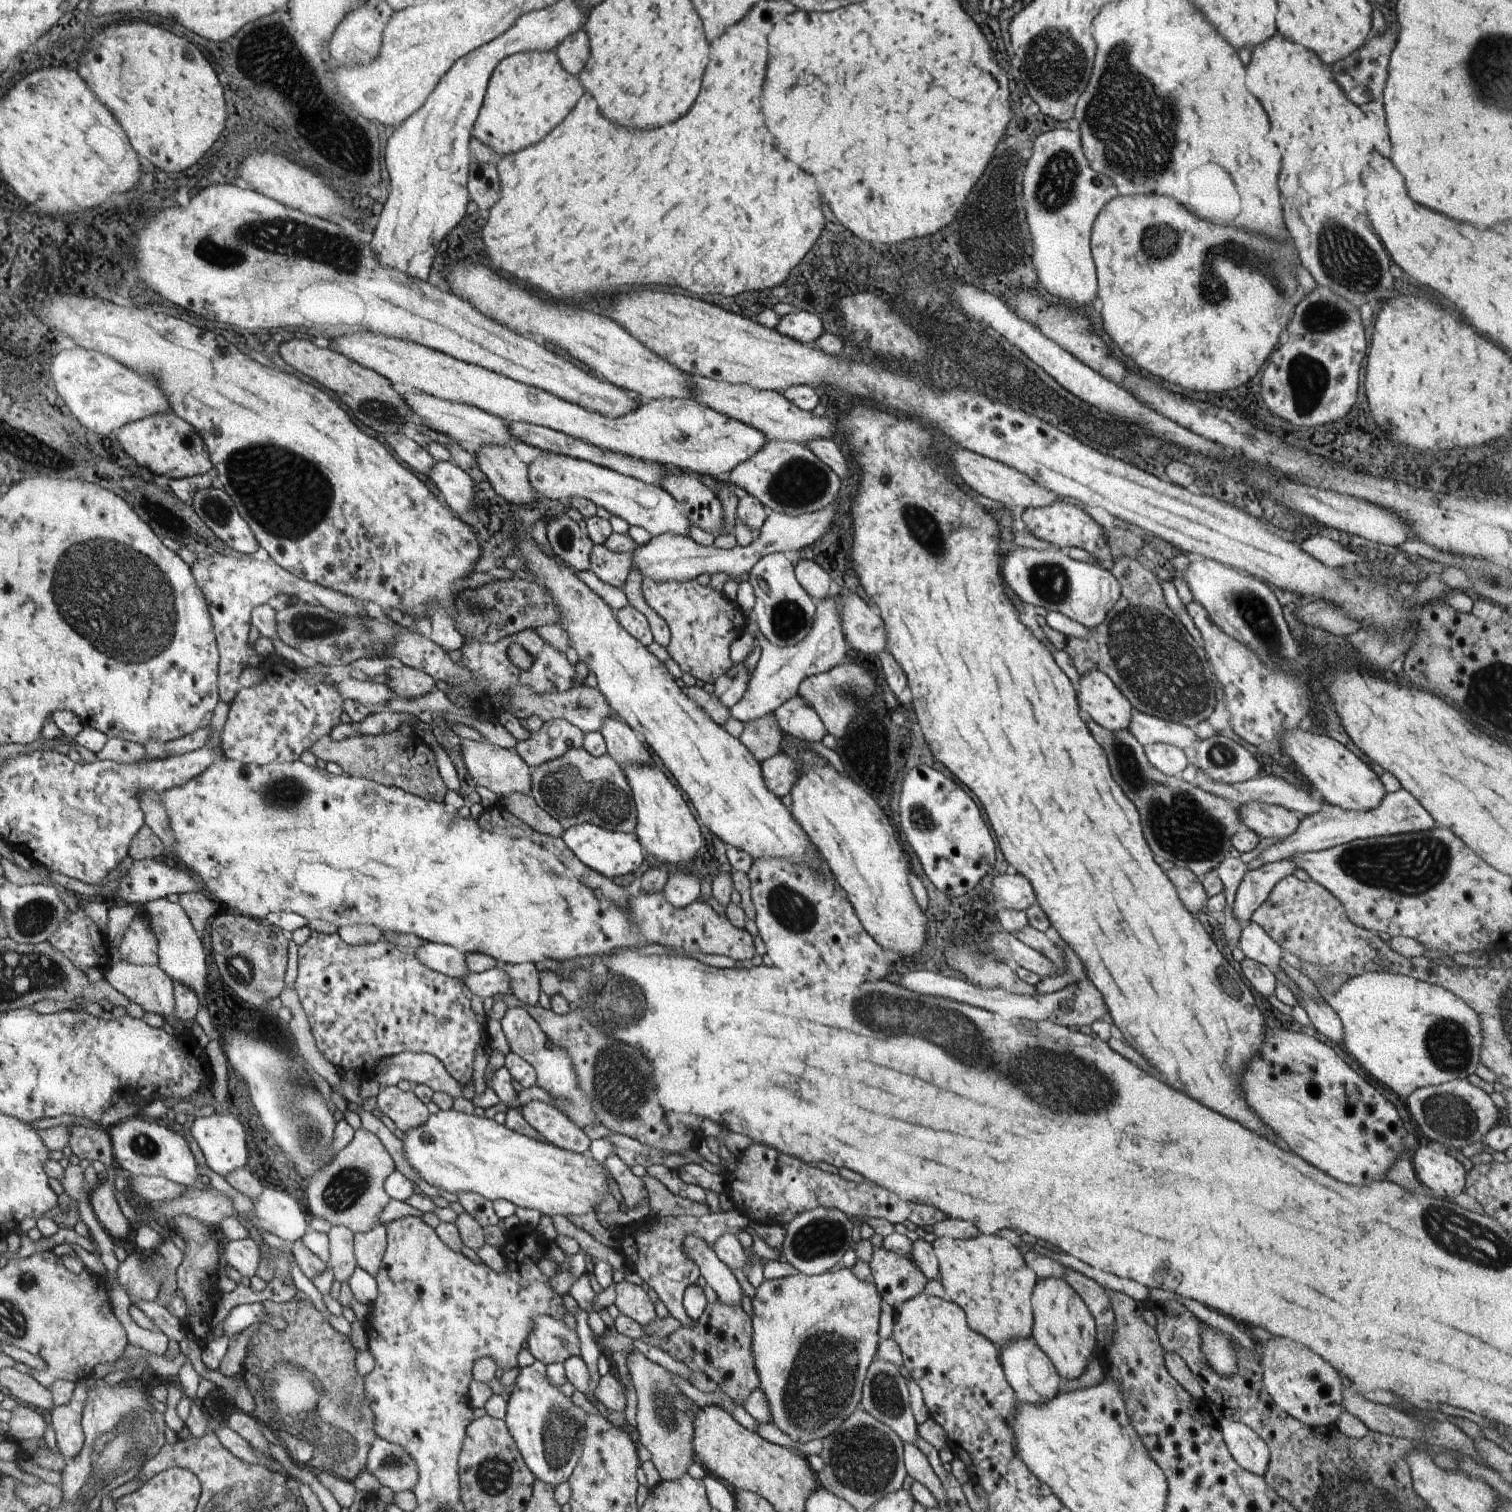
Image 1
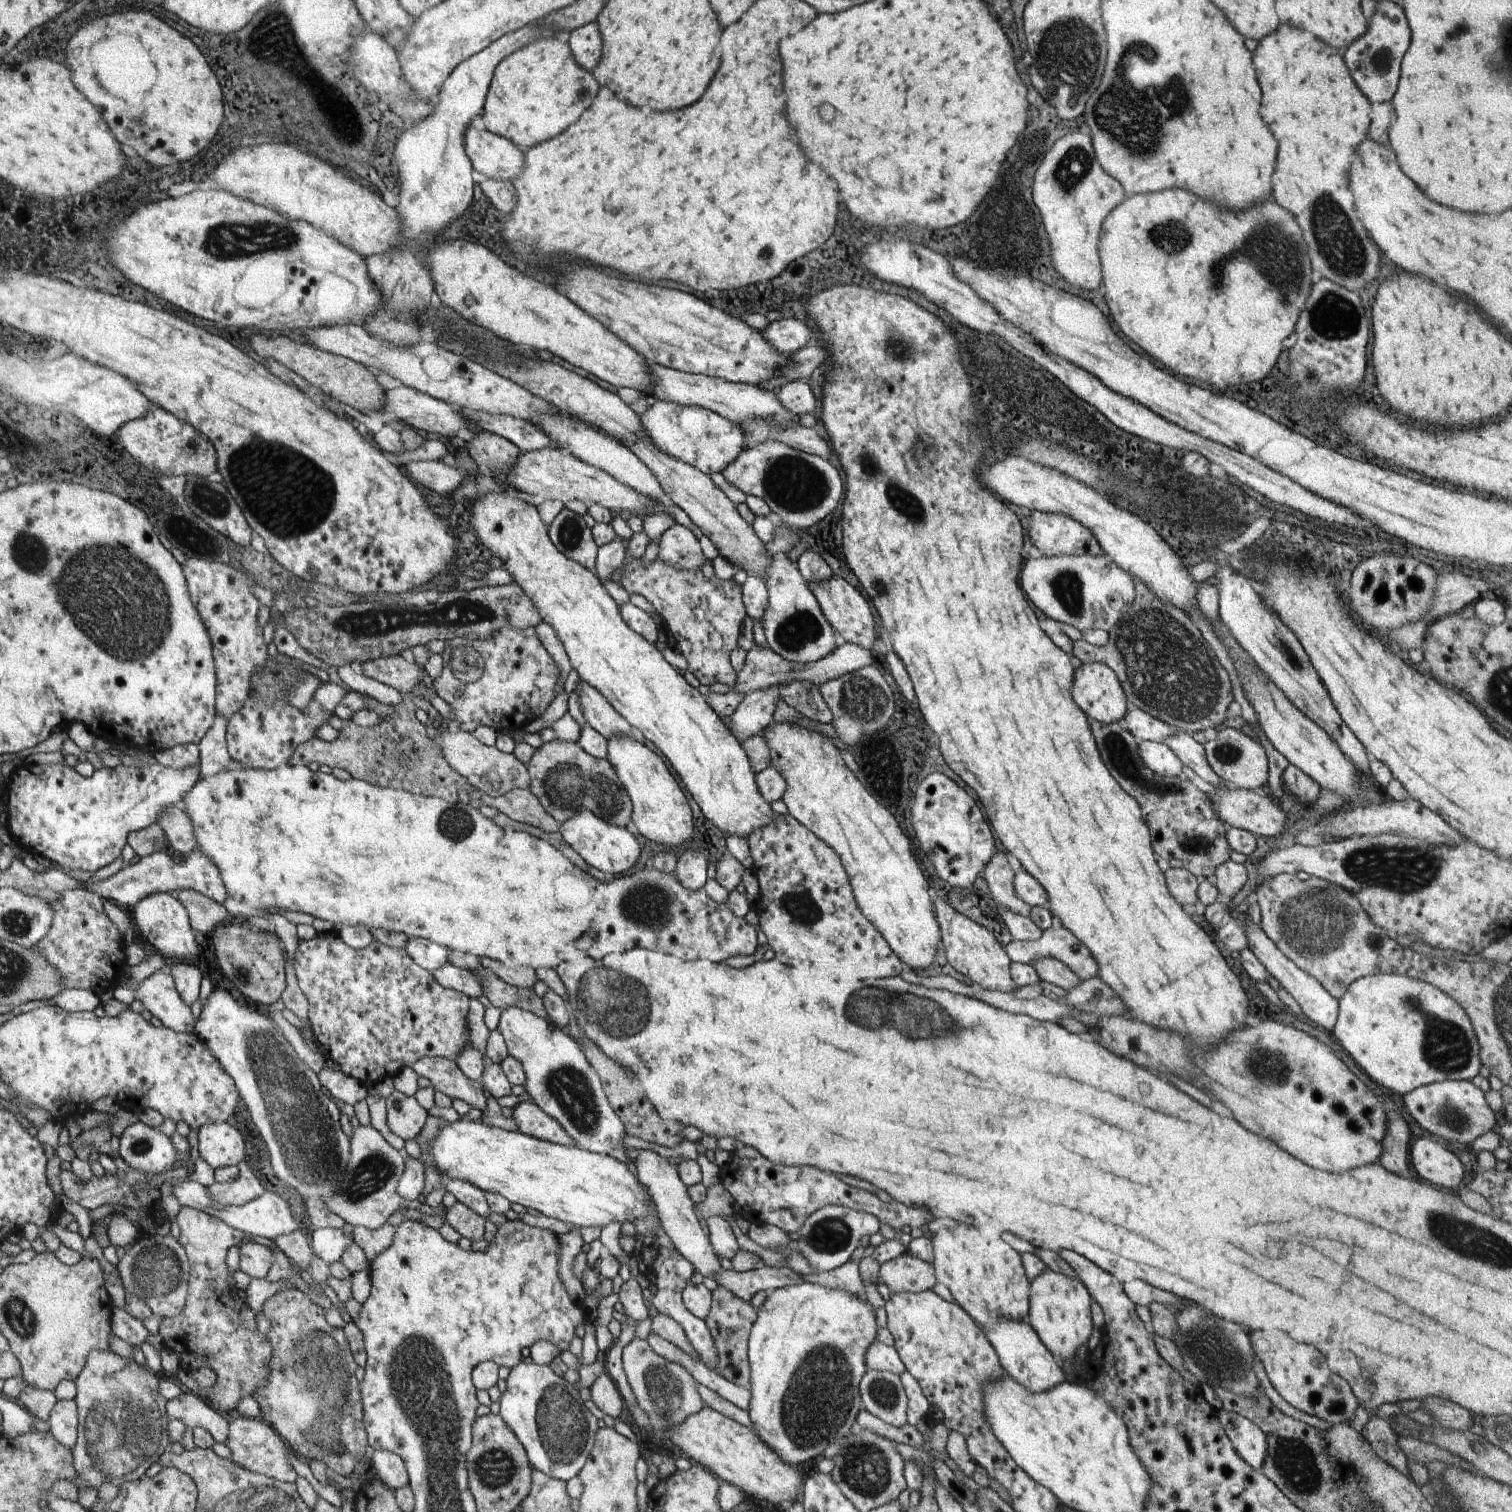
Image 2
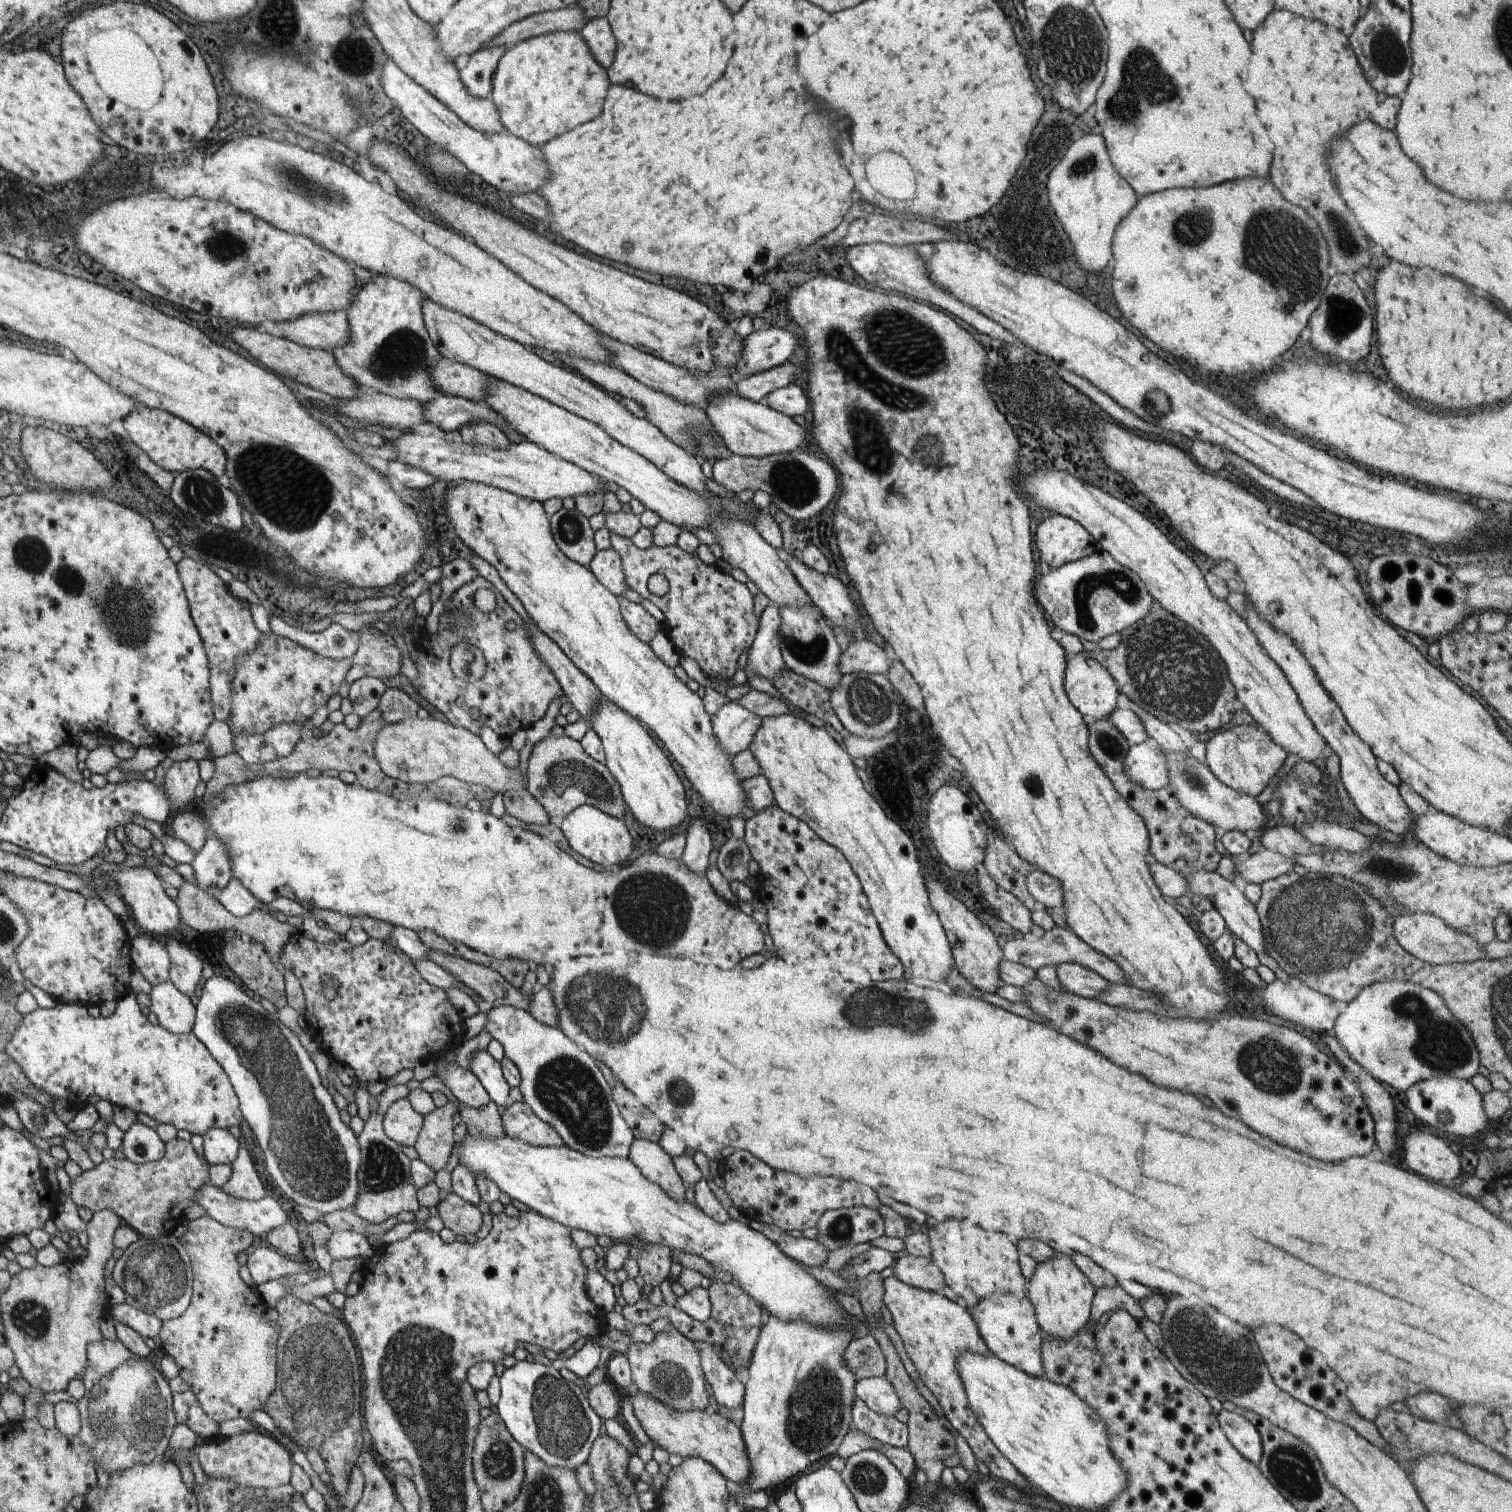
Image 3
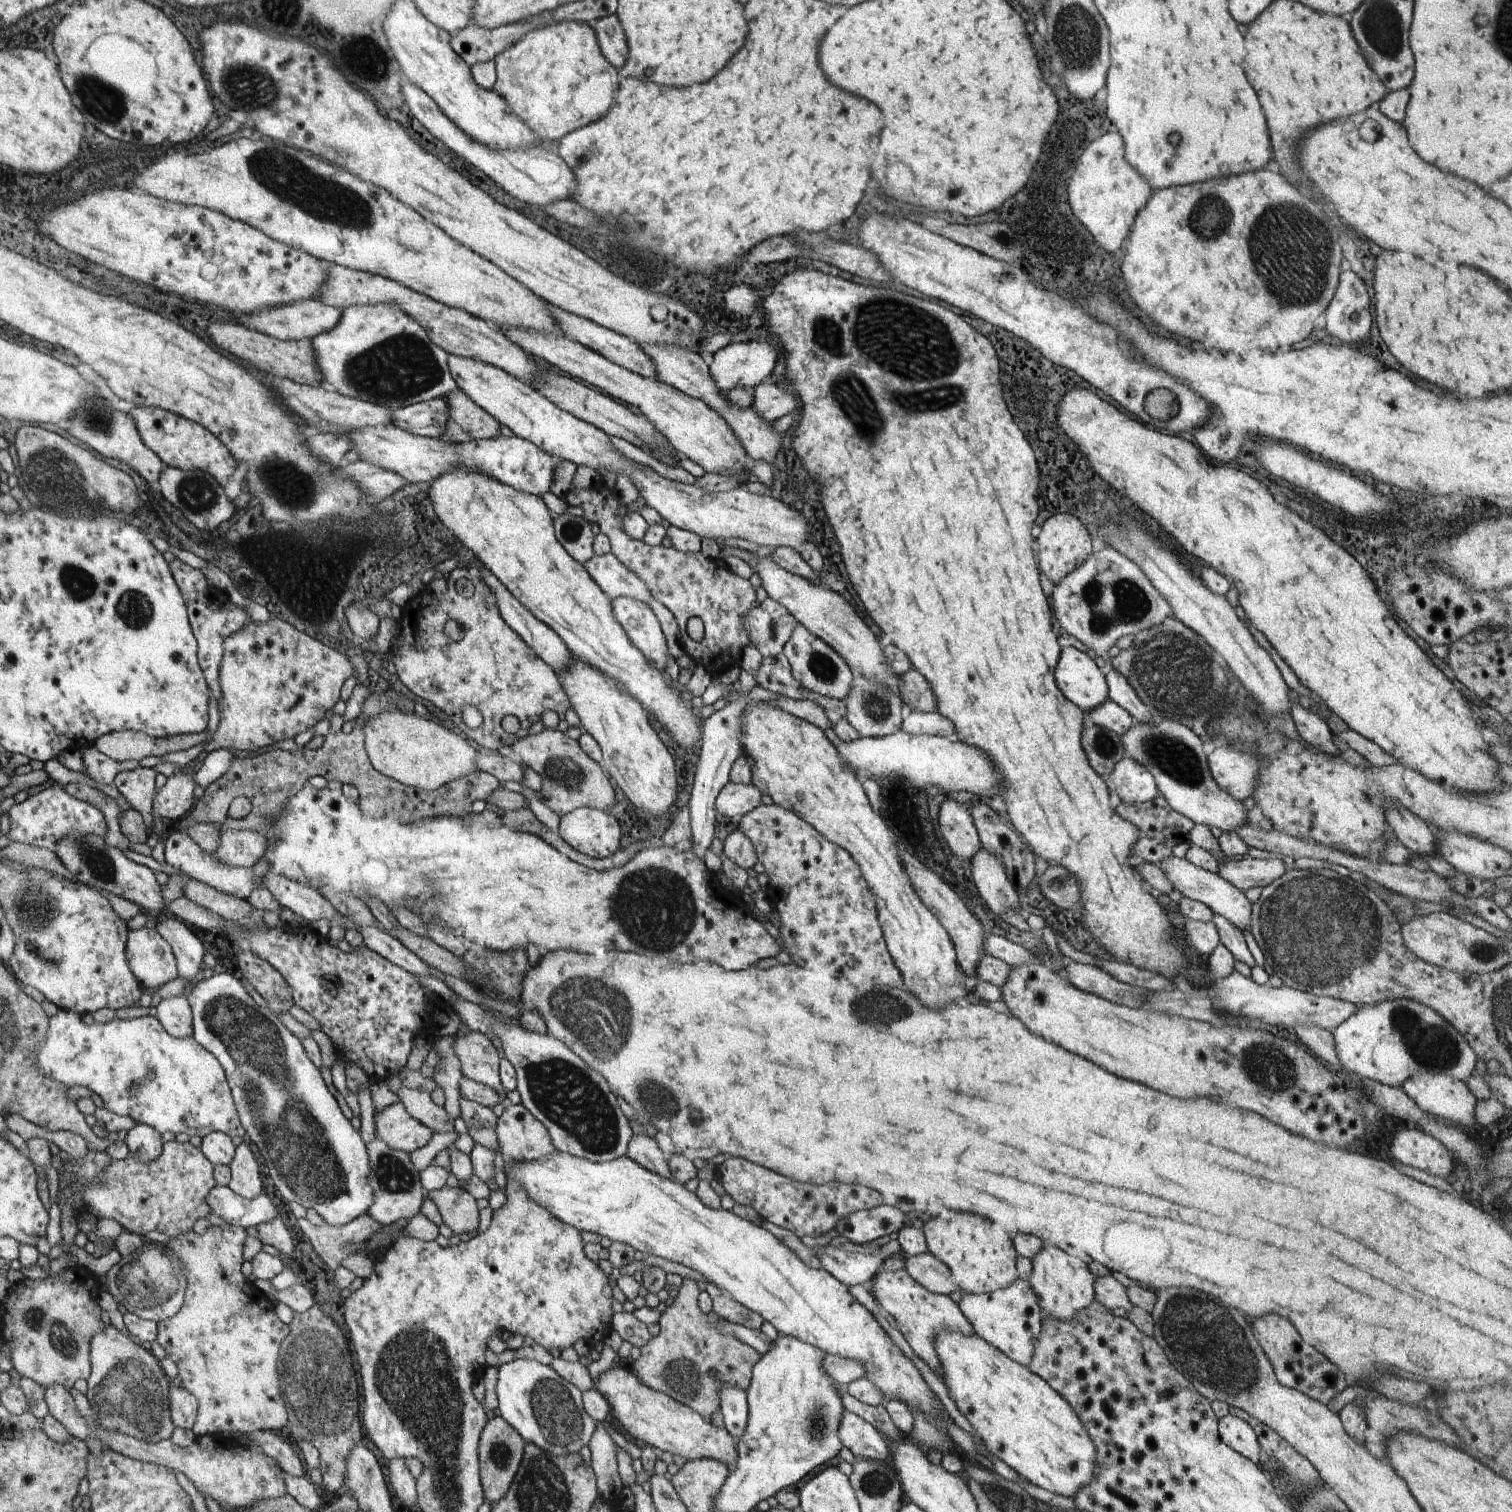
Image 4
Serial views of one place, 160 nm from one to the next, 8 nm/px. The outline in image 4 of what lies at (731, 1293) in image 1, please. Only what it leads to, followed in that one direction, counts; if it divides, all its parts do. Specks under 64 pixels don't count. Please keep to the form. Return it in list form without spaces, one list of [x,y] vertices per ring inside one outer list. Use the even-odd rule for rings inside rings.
[[[635,1134],[631,1138],[627,1157],[640,1163],[640,1166],[646,1167],[649,1171],[659,1174],[662,1178],[674,1180],[668,1166],[668,1157],[658,1147],[654,1137]]]

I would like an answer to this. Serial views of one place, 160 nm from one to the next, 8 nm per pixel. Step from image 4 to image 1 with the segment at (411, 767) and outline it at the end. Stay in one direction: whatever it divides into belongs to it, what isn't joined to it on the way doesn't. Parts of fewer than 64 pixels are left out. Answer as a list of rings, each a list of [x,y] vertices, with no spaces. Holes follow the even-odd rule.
[[[461,740],[462,758],[468,774],[476,785],[484,786],[498,797],[510,796],[510,794],[531,794],[532,768],[520,758],[514,750],[500,748],[489,742],[473,742]]]

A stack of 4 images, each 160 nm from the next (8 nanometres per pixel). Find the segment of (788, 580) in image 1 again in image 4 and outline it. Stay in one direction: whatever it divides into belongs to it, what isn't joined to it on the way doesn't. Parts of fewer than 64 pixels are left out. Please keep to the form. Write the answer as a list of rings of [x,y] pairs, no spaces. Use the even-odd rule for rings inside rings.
[[[798,623],[790,640],[784,645],[783,653],[789,660],[793,677],[802,689],[837,701],[845,701],[853,685],[852,672],[846,661],[821,638],[816,638],[803,624]]]

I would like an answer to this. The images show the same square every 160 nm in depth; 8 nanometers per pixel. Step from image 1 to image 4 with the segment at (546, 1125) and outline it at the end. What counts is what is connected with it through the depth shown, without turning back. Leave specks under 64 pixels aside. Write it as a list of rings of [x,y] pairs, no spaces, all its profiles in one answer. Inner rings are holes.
[[[507,1103],[495,1127],[498,1153],[505,1159],[536,1161],[556,1151],[550,1131],[524,1105]]]

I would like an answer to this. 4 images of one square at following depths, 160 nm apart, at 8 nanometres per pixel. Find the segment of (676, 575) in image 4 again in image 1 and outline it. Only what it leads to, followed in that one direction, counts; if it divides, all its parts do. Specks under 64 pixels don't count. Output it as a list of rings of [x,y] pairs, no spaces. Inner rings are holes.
[[[643,578],[641,590],[646,604],[668,624],[670,644],[666,646],[666,650],[683,673],[688,673],[704,683],[713,684],[732,668],[733,663],[729,656],[730,646],[734,640],[746,633],[749,622],[749,618],[745,617],[736,602],[728,600],[722,591],[716,592],[710,585],[701,586],[696,579],[688,582],[656,582],[650,578]]]

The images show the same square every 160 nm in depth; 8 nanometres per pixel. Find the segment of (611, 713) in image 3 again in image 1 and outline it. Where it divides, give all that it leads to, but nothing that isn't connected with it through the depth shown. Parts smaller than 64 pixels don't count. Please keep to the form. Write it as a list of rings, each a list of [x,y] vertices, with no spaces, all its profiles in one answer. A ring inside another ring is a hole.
[[[630,764],[622,768],[632,786],[636,806],[639,807],[639,825],[636,826],[635,834],[639,836],[644,850],[660,862],[688,868],[690,860],[698,856],[696,852],[702,846],[702,834],[682,792],[656,765]]]

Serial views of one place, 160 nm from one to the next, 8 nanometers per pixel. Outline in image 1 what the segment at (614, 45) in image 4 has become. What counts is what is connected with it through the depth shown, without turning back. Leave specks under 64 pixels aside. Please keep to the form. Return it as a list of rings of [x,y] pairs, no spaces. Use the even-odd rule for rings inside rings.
[[[582,28],[578,32],[568,35],[568,38],[565,38],[556,48],[556,52],[561,65],[569,73],[580,74],[588,62],[588,56],[591,56],[591,40],[587,30]]]

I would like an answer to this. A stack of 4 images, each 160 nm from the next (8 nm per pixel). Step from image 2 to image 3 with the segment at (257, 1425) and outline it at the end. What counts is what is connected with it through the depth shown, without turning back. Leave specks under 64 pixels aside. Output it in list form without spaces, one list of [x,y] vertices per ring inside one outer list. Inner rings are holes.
[[[256,1428],[226,1438],[218,1434],[216,1438],[205,1440],[192,1450],[204,1474],[210,1478],[234,1480],[240,1486],[254,1486],[260,1489],[279,1489],[291,1483],[293,1464],[297,1459],[296,1450],[280,1444],[271,1434]]]

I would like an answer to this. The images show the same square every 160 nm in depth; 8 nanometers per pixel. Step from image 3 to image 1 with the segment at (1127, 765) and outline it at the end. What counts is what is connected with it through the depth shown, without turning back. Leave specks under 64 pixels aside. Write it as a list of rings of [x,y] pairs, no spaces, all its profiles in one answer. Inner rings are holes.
[[[1167,743],[1146,745],[1143,750],[1147,761],[1165,776],[1180,776],[1189,764],[1183,749]]]

